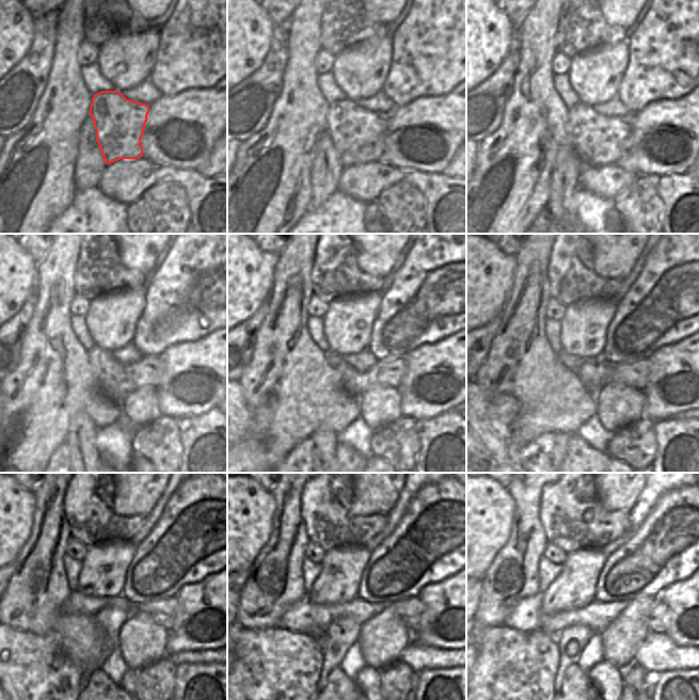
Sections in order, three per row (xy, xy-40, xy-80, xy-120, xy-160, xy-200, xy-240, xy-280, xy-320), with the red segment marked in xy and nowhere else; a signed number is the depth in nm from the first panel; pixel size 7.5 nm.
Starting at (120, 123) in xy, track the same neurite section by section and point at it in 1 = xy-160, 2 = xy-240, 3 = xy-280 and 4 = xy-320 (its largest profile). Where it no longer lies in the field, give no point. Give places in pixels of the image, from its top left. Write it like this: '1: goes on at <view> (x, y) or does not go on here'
1: goes on at xy-160 (391, 372)
2: goes on at xy-240 (163, 611)
3: goes on at xy-280 (410, 610)
4: goes on at xy-320 (657, 620)

